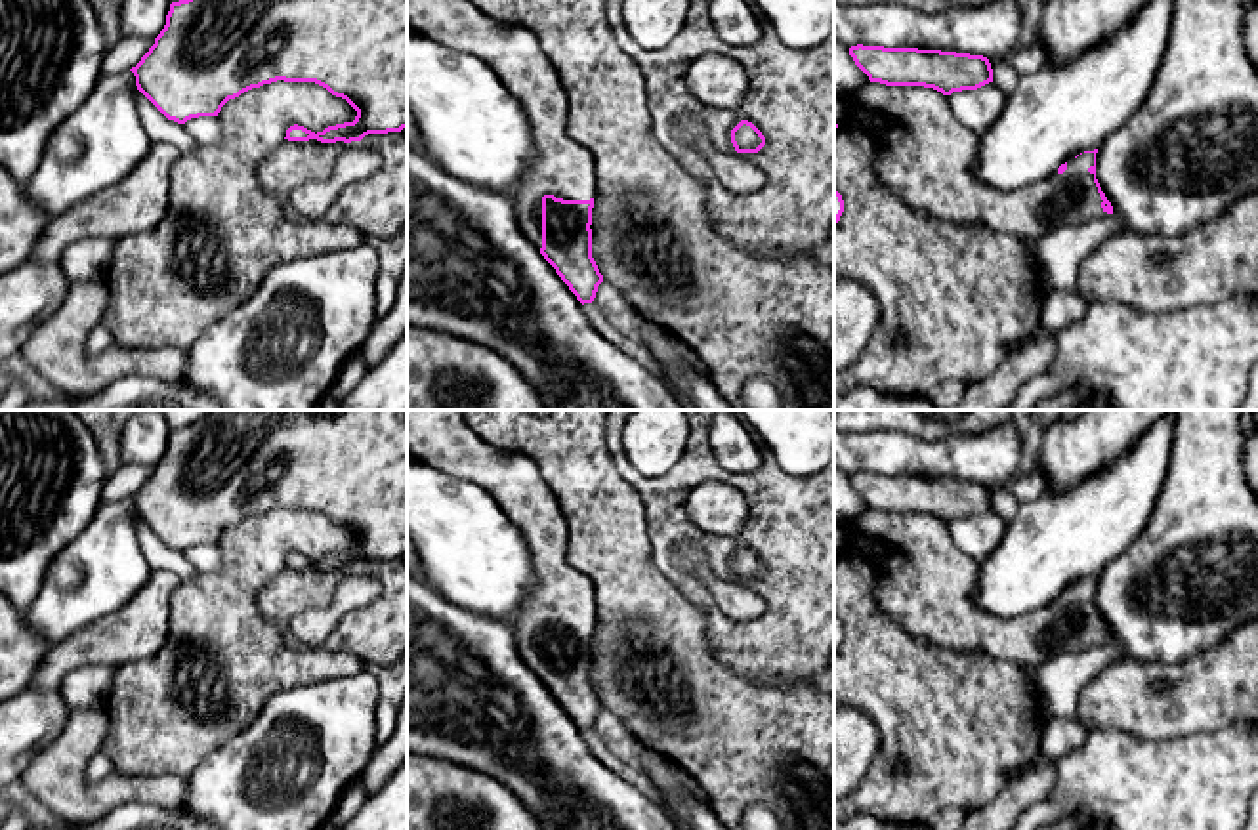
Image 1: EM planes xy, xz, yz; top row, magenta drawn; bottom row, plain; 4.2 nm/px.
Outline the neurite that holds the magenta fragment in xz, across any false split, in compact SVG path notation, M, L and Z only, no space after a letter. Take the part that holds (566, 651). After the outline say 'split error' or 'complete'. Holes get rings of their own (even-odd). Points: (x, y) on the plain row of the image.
M407 410L407 452L489 492L519 529L538 586L510 622L519 656L584 731L603 710L592 685L598 597L567 561L567 521L533 458L483 441L462 410Z | split error

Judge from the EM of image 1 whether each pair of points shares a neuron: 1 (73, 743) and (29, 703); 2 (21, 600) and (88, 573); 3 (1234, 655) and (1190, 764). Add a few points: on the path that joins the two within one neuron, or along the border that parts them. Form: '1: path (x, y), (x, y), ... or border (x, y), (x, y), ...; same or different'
1: border (71, 710), (63, 729), (29, 762); different
2: border (58, 554), (46, 569), (39, 594), (25, 609); different
3: border (1237, 720), (1216, 729), (1159, 739); different

